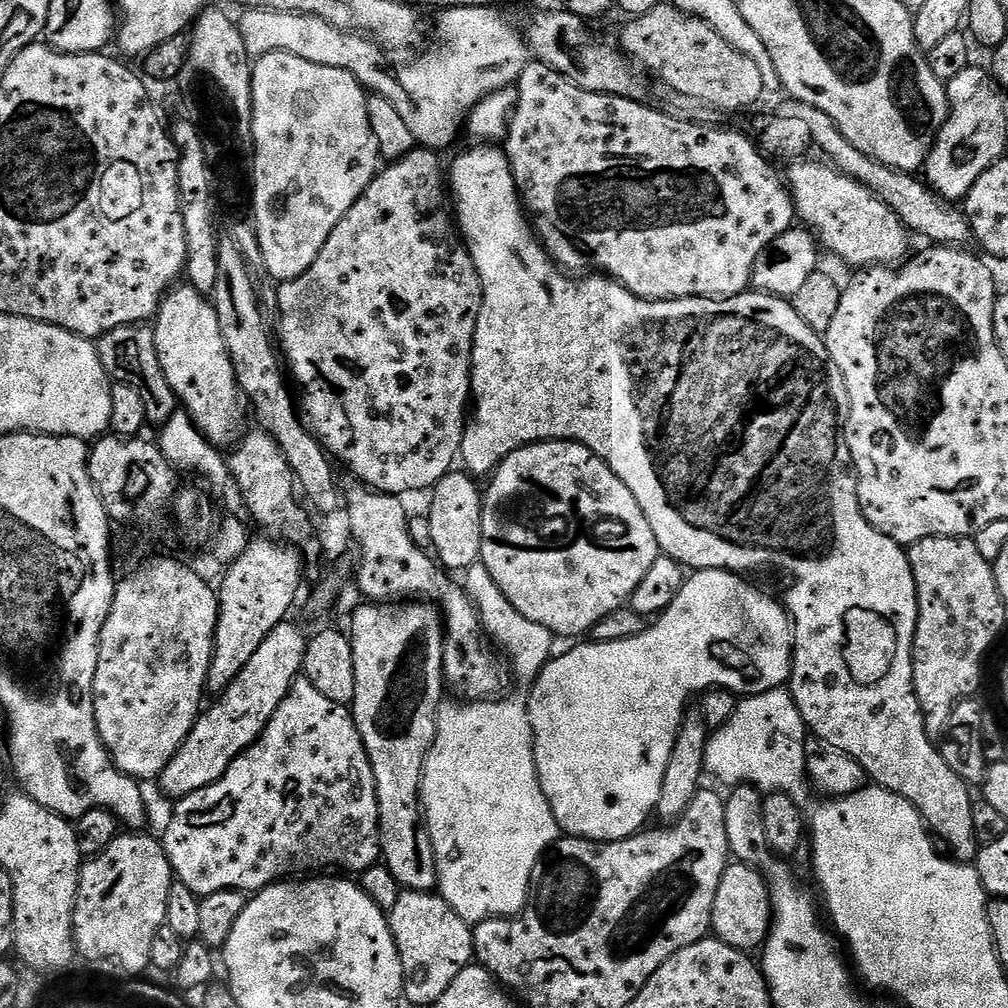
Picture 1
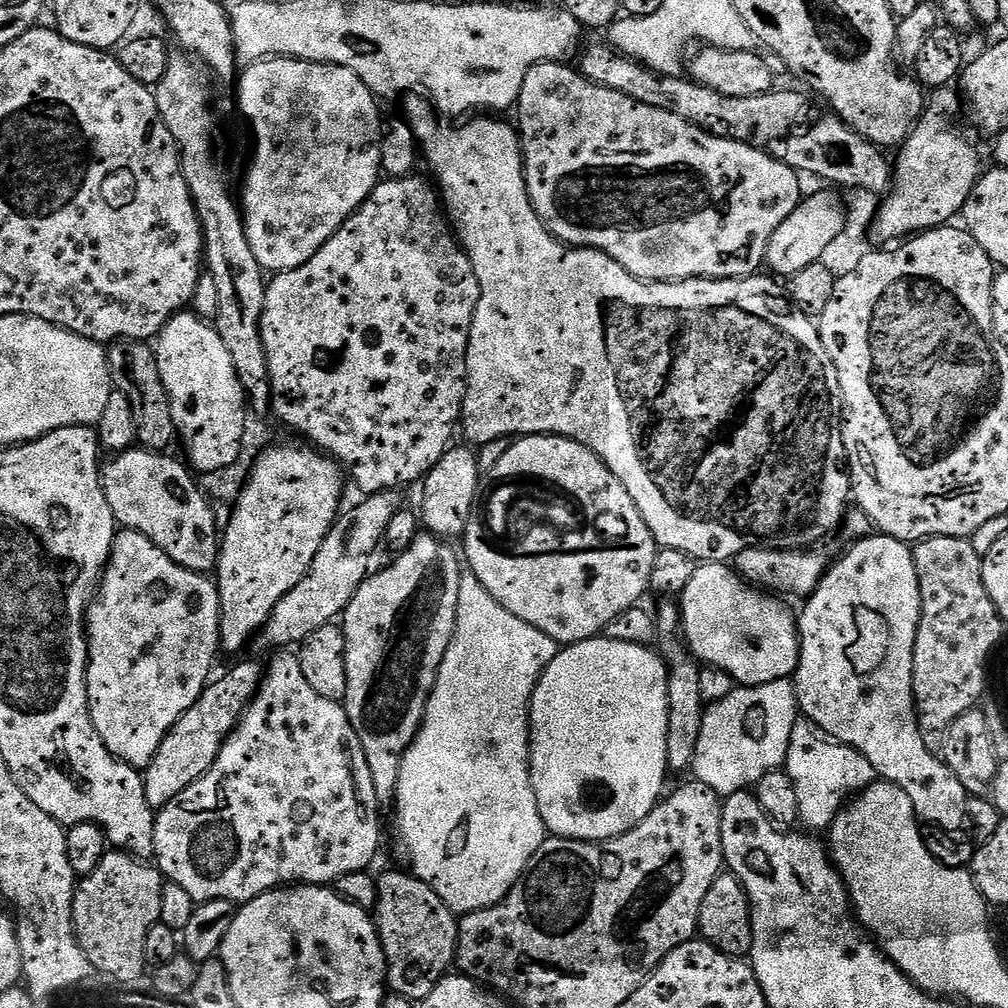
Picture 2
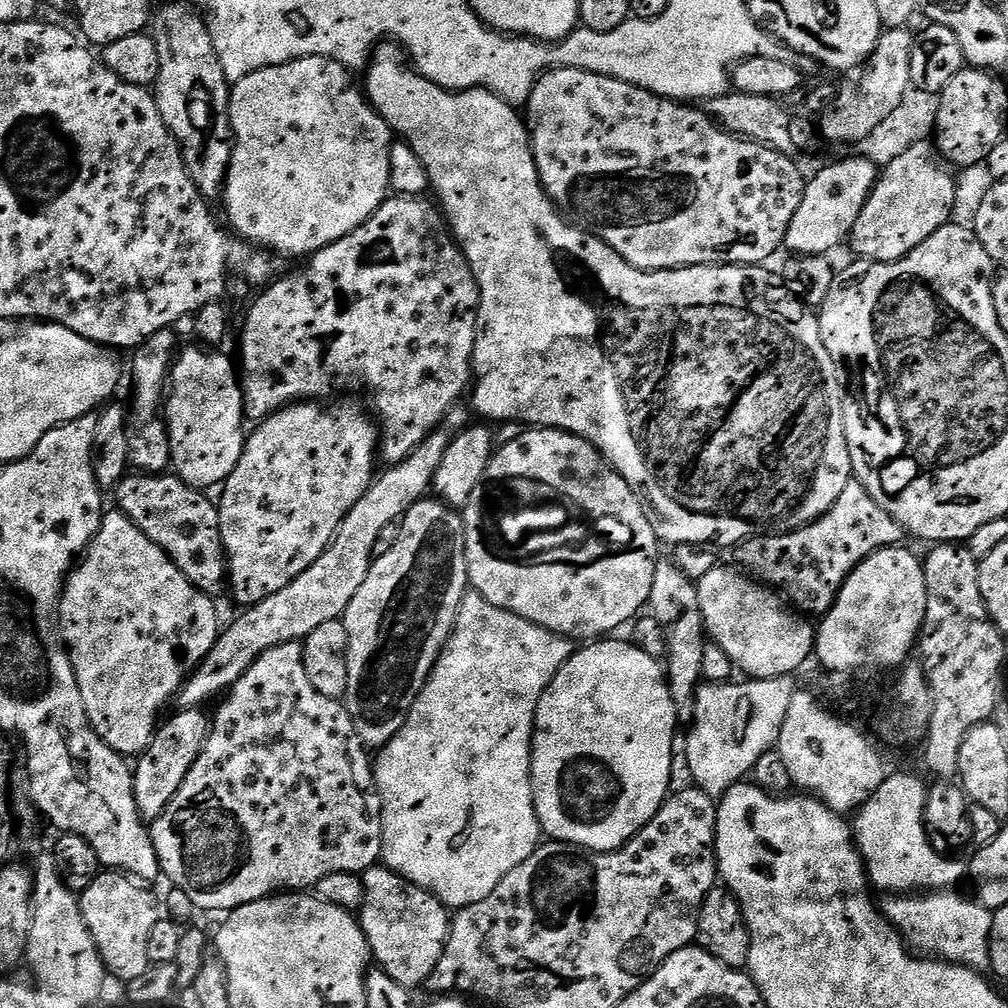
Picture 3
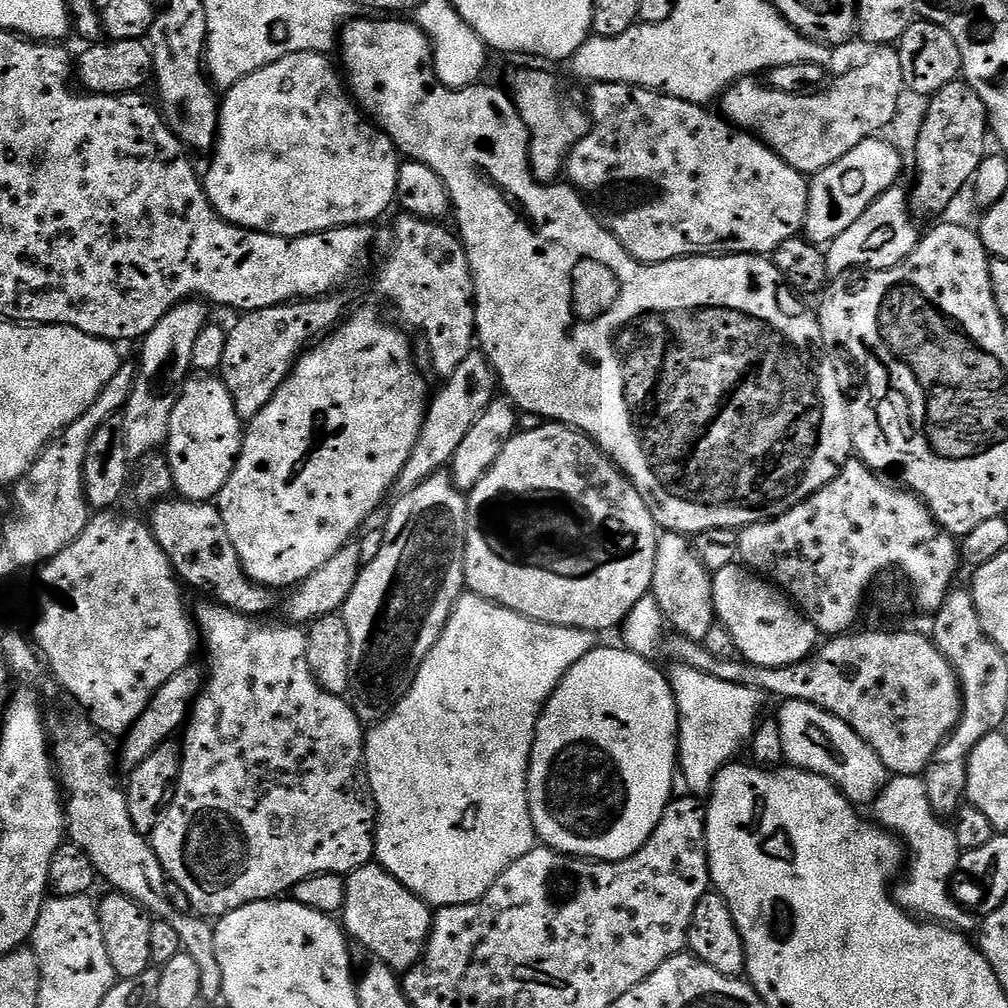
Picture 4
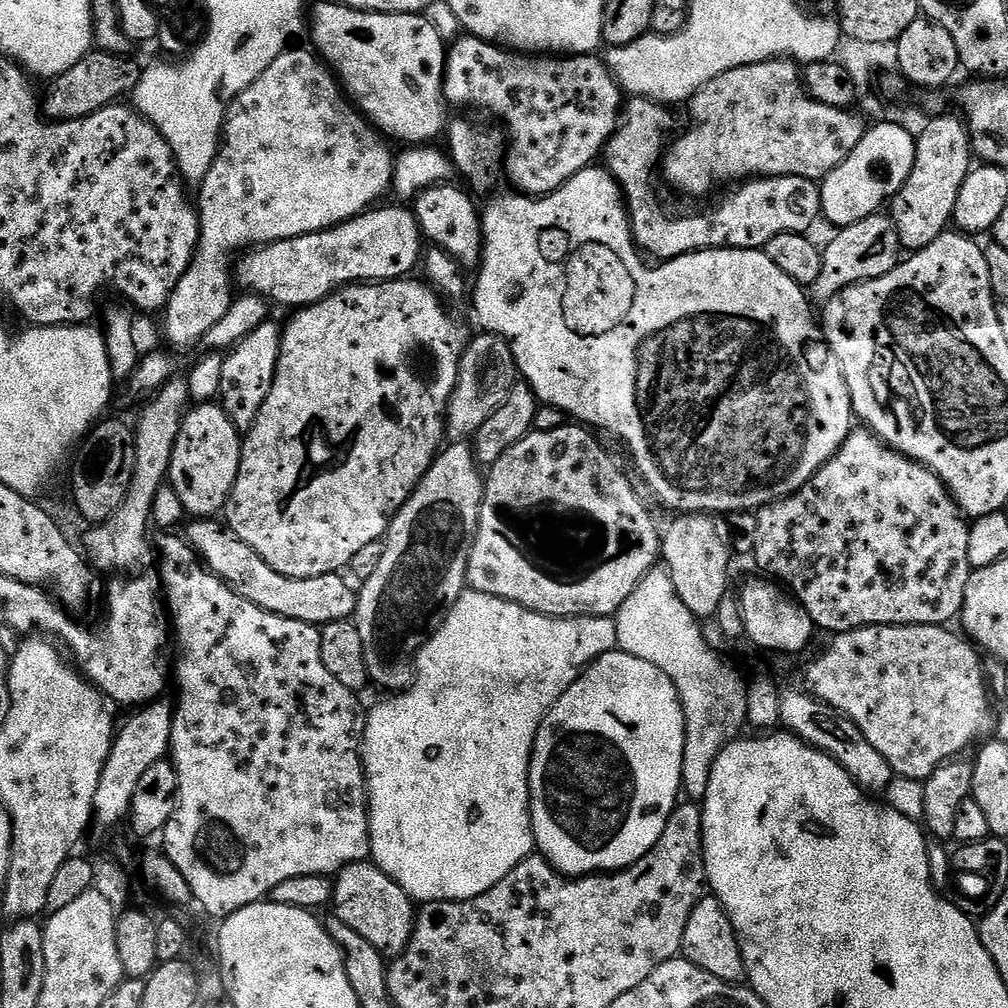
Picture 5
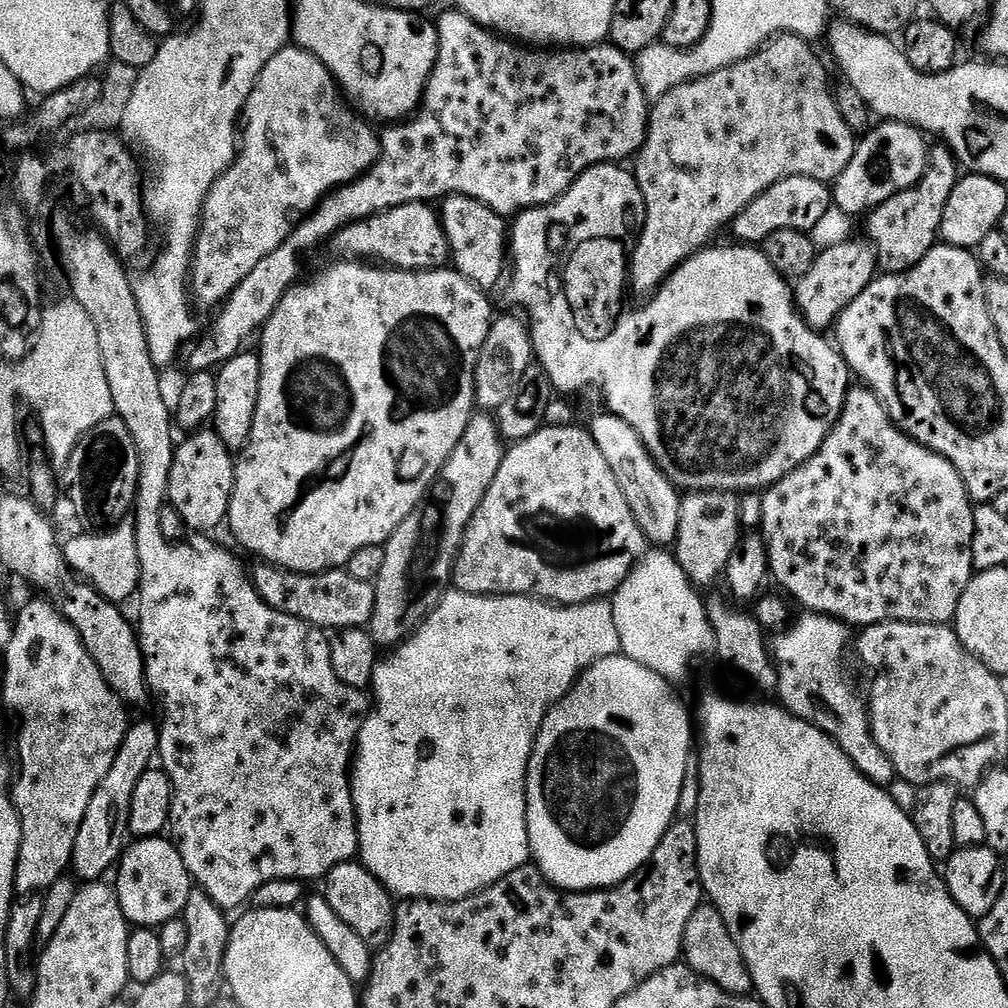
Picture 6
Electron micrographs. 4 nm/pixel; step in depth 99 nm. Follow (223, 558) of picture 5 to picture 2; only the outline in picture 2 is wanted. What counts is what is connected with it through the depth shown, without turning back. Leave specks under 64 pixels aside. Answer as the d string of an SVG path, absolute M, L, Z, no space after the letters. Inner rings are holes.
M134 447L119 453L115 458L103 465L102 479L106 502L110 502L110 510L114 514L117 525L129 532L140 532L158 550L162 550L178 566L191 572L212 574L220 561L221 525L216 522L216 509L213 501L202 491L193 469L183 459L175 460L167 451L152 452L148 448Z

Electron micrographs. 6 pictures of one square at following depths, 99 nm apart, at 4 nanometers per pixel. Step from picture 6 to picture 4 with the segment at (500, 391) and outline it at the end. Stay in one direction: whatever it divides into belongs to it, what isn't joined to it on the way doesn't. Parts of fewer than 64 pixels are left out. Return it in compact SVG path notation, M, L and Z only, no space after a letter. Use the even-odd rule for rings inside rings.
M474 350L467 355L454 374L447 377L445 384L446 386L438 396L435 395L429 403L418 442L415 443L410 460L406 462L406 466L397 480L396 488L399 493L403 494L416 489L426 479L445 469L451 463L459 444L466 438L475 422L478 422L498 394L495 372L488 362L488 357L479 350Z

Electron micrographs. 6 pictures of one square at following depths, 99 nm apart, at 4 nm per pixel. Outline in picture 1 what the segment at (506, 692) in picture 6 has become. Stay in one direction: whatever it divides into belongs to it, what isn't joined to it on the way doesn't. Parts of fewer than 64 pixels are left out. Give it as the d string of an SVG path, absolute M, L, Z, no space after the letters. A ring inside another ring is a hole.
M479 562L471 564L463 576L462 587L468 593L468 597L472 599L473 606L478 610L485 637L501 653L505 652L503 655L506 657L506 664L511 675L515 679L517 676L524 683L524 686L530 686L554 655L552 629L538 626L536 620L525 618L518 610L514 610L514 606L506 598L504 589L498 586L498 582L494 578L490 578L488 565ZM527 699L504 700L469 700L467 702L441 703L436 713L436 737L432 743L432 751L428 753L424 763L424 773L420 776L420 807L422 820L426 825L426 838L432 843L432 856L436 859L436 882L439 895L468 924L475 926L495 916L518 916L528 900L530 878L538 861L544 853L561 839L562 833L554 818L554 810L550 810L550 802L546 802L546 794L542 794L542 786L538 782L538 770L534 762L534 746L532 745L532 727L528 717Z

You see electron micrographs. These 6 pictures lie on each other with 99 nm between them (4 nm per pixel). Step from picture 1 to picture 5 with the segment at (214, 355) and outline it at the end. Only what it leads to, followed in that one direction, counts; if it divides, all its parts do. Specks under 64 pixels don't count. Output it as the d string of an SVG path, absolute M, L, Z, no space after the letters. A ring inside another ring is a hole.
M219 403L196 404L185 415L166 480L189 517L216 518L225 511L228 495L238 478L241 447L241 433Z

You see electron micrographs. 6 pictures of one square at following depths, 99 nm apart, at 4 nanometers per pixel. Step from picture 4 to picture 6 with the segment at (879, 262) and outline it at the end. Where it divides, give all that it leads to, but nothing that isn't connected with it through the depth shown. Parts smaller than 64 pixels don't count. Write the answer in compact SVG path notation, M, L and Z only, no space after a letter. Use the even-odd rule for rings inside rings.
M867 239L844 240L841 244L830 245L825 252L823 249L817 255L814 266L810 266L810 270L806 270L806 274L802 274L802 278L795 281L794 299L796 308L800 312L800 317L815 332L827 333L835 325L836 319L842 314L842 310L846 310L846 306L850 306L850 302L854 302L854 298L858 298L858 294L862 294L862 290L866 290L866 286L870 286L877 275L876 249L872 247Z

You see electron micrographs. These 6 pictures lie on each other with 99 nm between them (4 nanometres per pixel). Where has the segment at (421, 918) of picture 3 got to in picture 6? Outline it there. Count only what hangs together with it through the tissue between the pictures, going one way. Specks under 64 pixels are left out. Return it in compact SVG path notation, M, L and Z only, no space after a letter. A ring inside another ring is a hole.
M348 860L344 864L334 866L334 870L330 870L328 875L323 877L323 884L322 895L337 912L338 918L342 918L346 926L351 926L354 934L362 937L362 942L366 942L369 948L383 948L392 936L392 927L396 921L396 904L392 893L384 889L382 882L378 882L378 878L374 878L374 874L370 874L370 870L366 870L363 864Z

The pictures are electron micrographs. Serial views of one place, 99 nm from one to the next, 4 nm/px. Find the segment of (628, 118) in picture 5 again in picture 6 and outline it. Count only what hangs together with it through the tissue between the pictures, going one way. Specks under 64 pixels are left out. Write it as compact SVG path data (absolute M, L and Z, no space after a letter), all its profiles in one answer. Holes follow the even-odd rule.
M791 176L779 180L770 190L758 194L738 218L734 218L730 225L730 232L737 236L739 243L744 246L760 246L774 230L798 230L811 233L828 216L828 211L833 211L832 188L818 178L809 176Z

